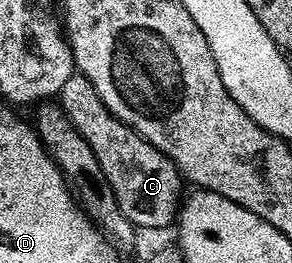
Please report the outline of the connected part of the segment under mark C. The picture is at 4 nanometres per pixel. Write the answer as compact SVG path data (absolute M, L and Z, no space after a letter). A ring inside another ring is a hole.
M74 74L67 78L59 93L59 103L75 130L95 152L121 213L138 229L165 228L168 224L170 227L183 203L183 177L175 162L151 146L151 142L144 140L131 126L115 118L87 77Z

